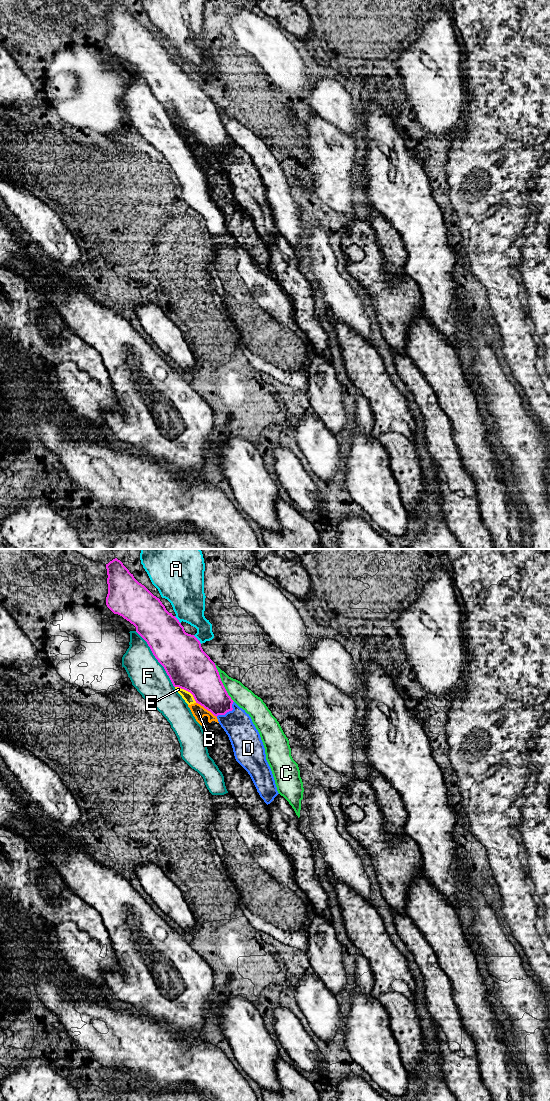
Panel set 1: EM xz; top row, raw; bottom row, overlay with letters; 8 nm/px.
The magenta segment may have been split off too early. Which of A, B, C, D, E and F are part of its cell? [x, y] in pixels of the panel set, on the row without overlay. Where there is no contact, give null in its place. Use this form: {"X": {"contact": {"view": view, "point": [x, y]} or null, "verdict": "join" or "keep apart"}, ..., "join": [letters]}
{"A": {"contact": {"view": "xz", "point": [197, 79]}, "verdict": "keep apart"}, "B": {"contact": {"view": "xz", "point": [206, 148]}, "verdict": "keep apart"}, "C": {"contact": {"view": "xz", "point": [221, 122]}, "verdict": "keep apart"}, "D": {"contact": {"view": "xz", "point": [228, 151]}, "verdict": "keep apart"}, "E": {"contact": {"view": "xz", "point": [187, 130]}, "verdict": "keep apart"}, "F": {"contact": {"view": "xz", "point": [156, 98]}, "verdict": "keep apart"}, "join": []}

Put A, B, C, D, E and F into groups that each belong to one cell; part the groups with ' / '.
A / B E / C / D / F

